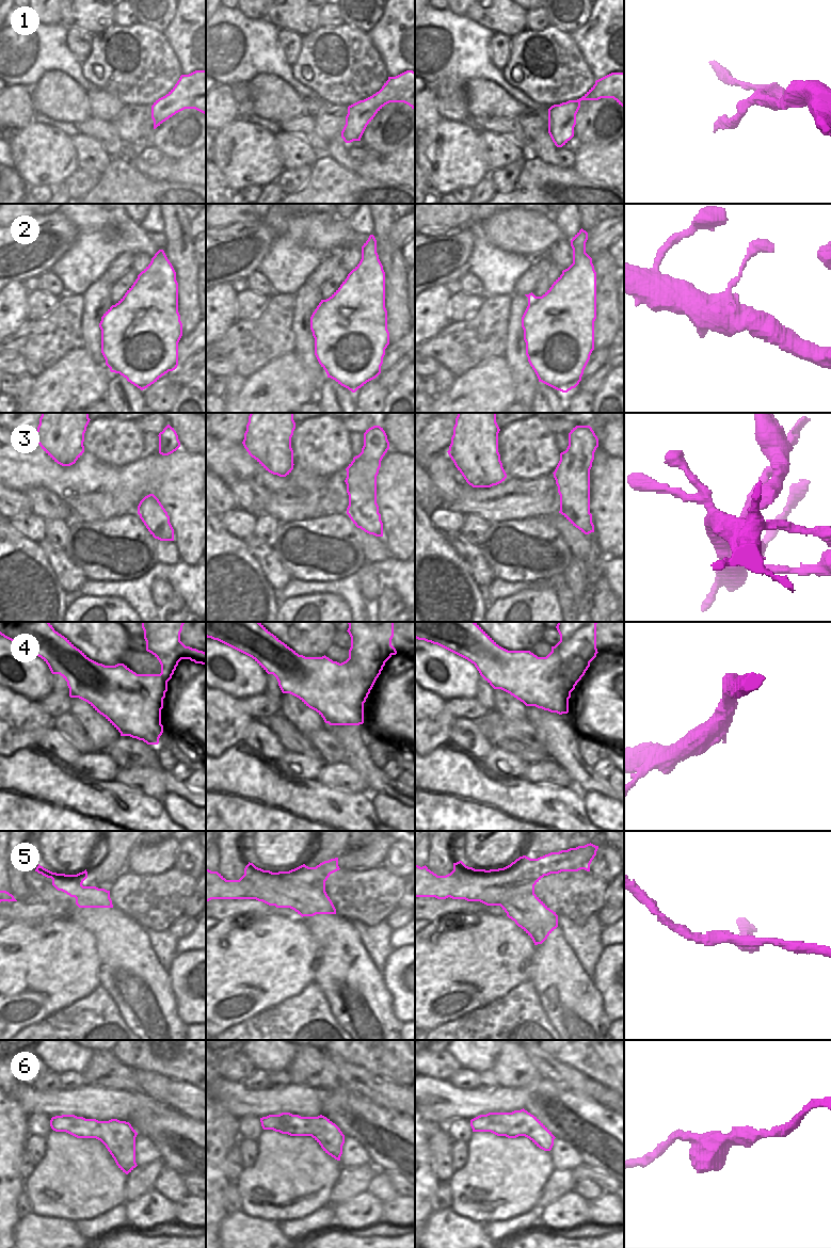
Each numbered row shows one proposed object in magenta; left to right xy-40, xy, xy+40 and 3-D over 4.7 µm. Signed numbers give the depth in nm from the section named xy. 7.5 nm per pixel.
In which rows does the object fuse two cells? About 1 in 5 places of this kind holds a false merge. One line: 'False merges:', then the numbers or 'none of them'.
False merges: 3, 5

